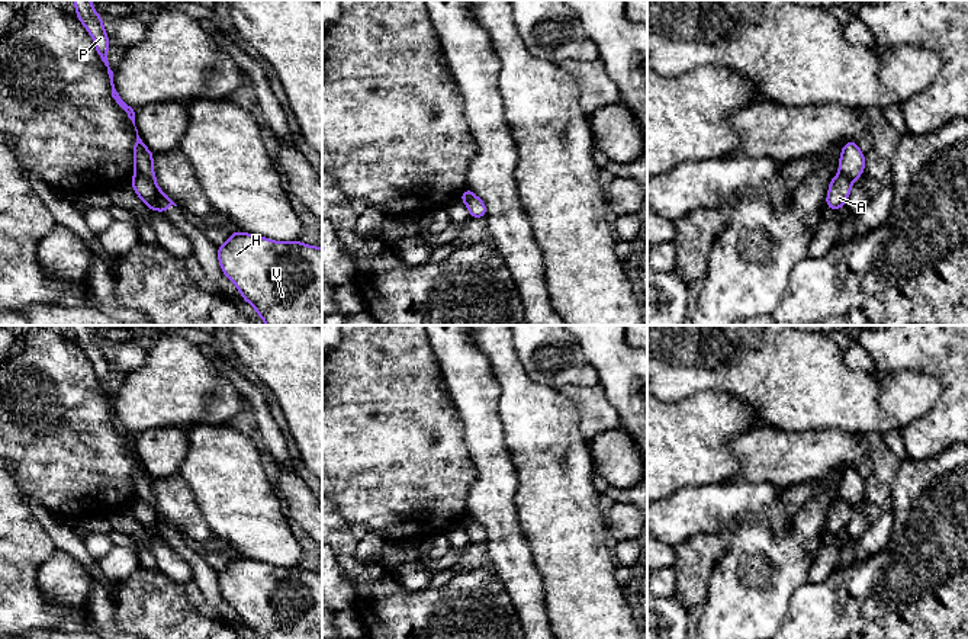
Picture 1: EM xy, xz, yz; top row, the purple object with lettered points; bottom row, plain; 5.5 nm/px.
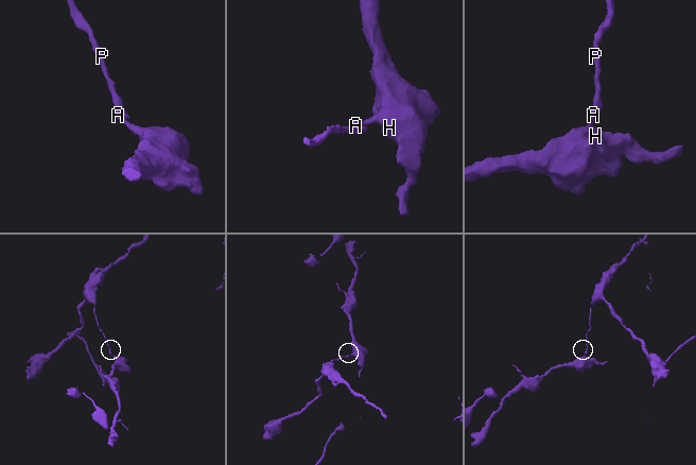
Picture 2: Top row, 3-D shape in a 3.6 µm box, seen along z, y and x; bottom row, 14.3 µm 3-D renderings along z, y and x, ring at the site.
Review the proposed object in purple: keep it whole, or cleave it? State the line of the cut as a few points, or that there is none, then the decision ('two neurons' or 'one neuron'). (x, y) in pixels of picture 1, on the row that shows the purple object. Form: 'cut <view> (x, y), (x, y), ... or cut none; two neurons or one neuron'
cut xy (135, 172), (153, 183), (156, 201), (163, 211); two neurons

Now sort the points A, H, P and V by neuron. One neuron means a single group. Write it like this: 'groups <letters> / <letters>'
groups A H V / P

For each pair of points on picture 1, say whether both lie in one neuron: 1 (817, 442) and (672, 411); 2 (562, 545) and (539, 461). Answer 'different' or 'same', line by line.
1: same
2: same

